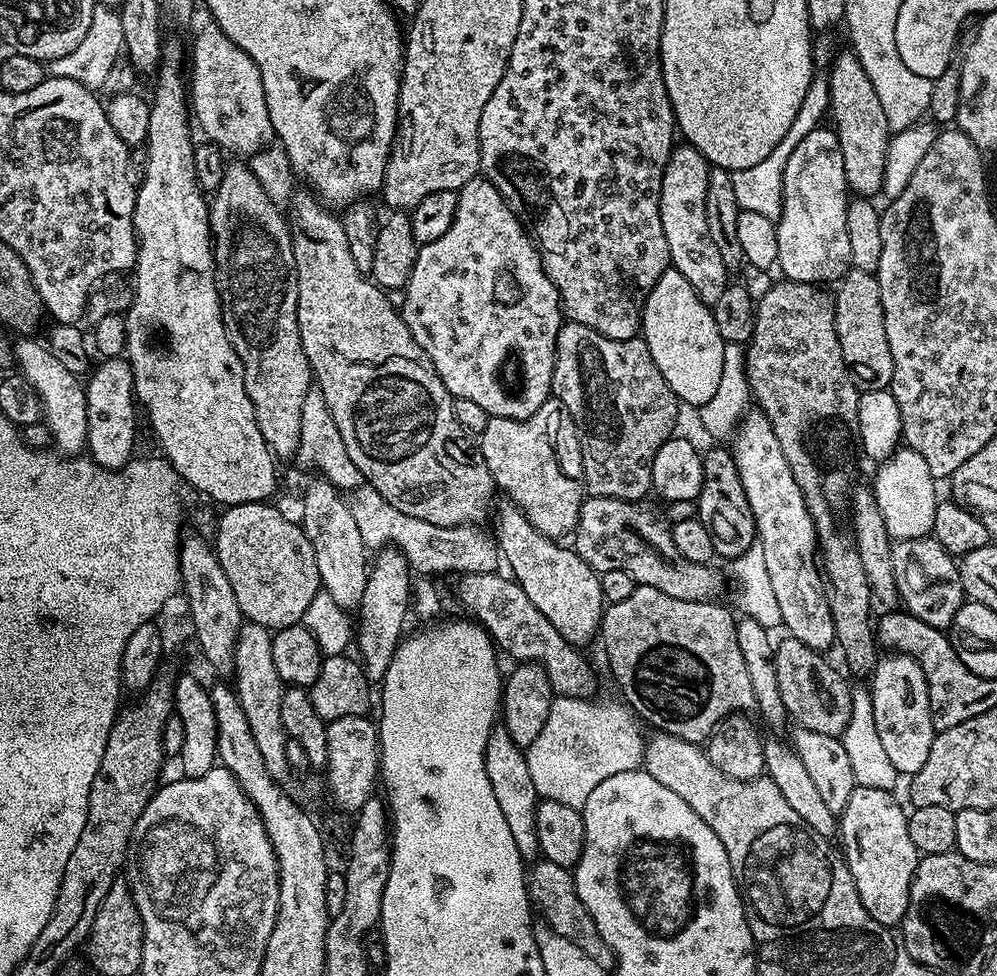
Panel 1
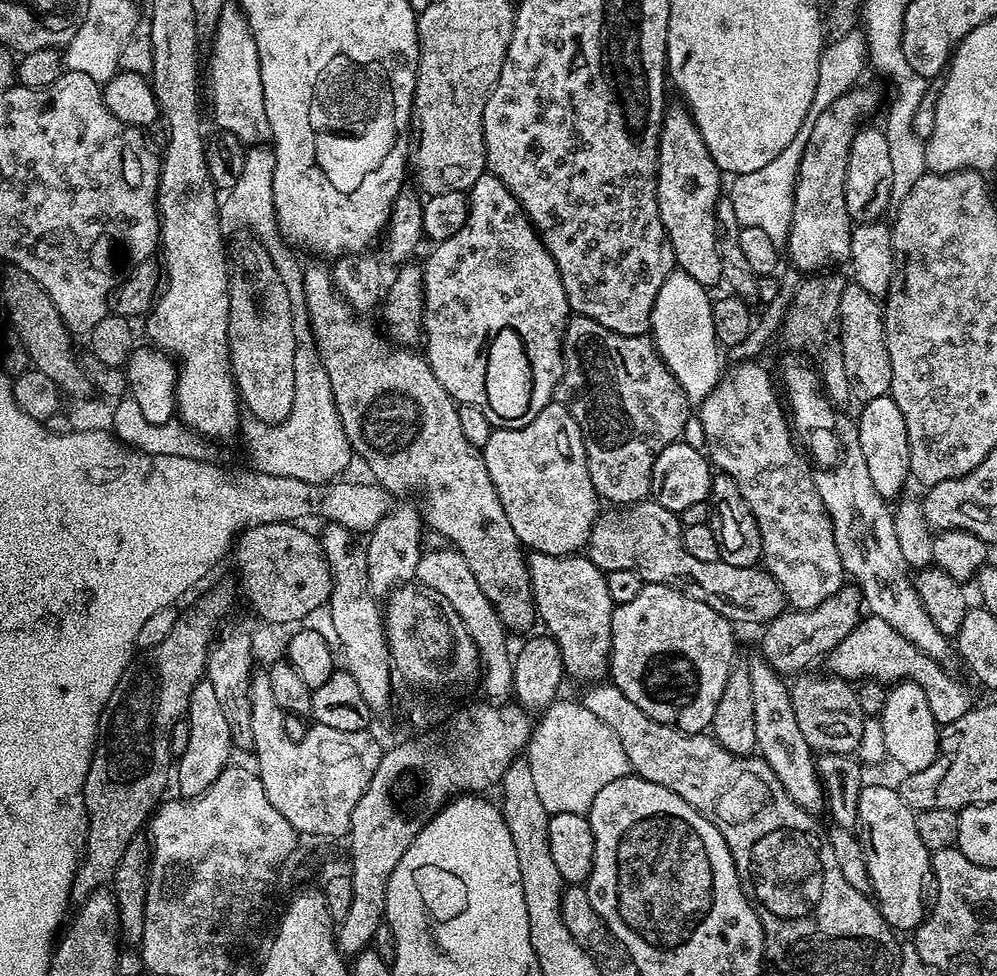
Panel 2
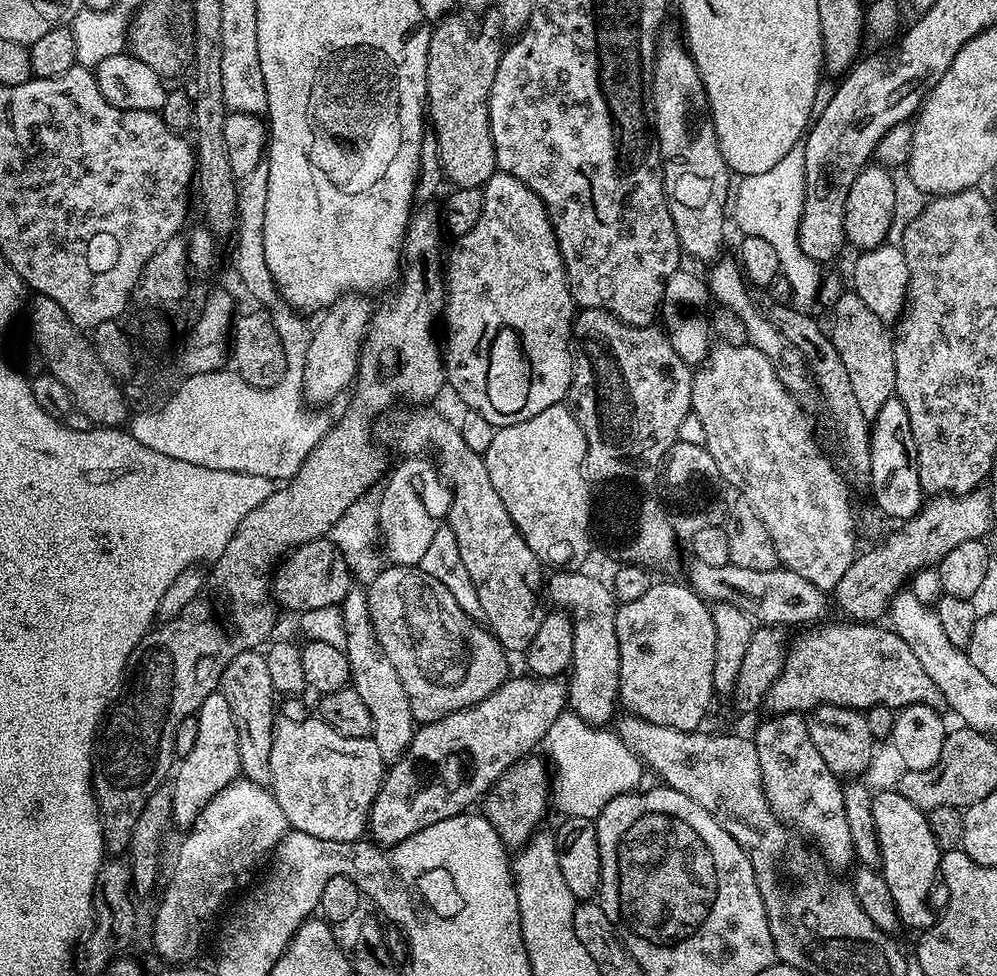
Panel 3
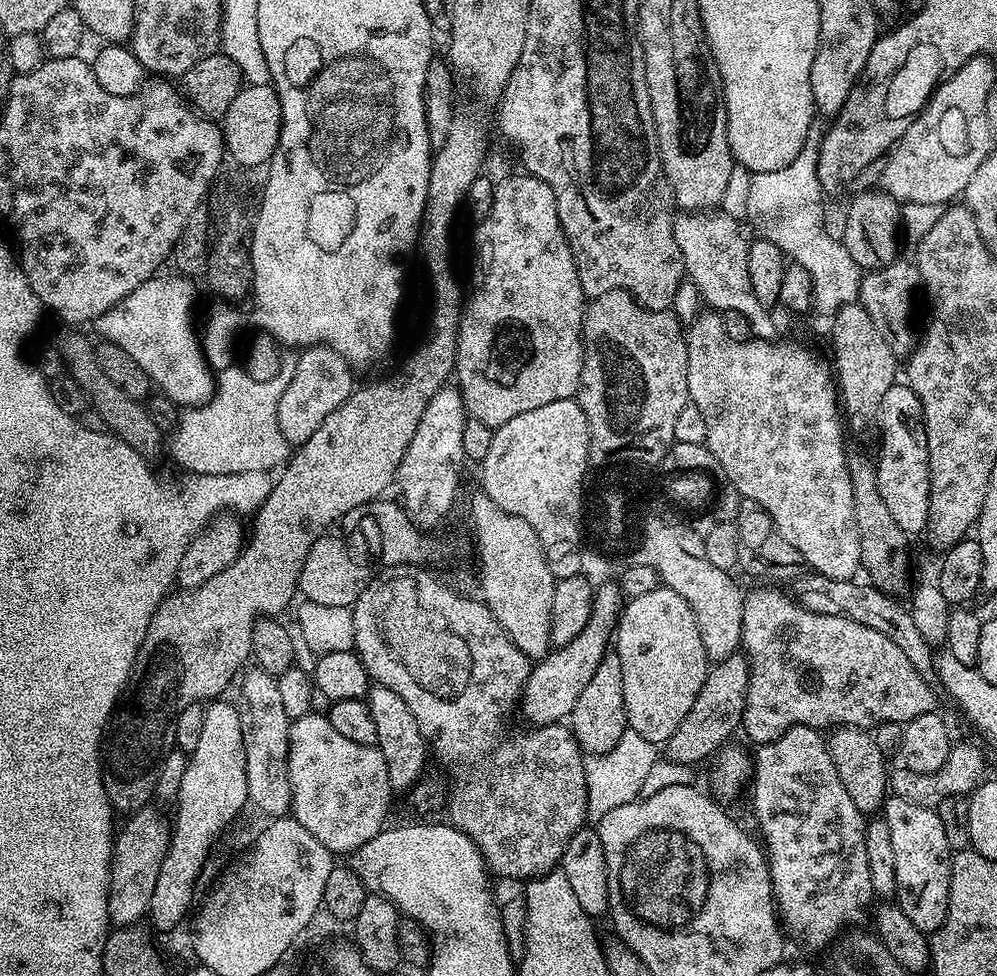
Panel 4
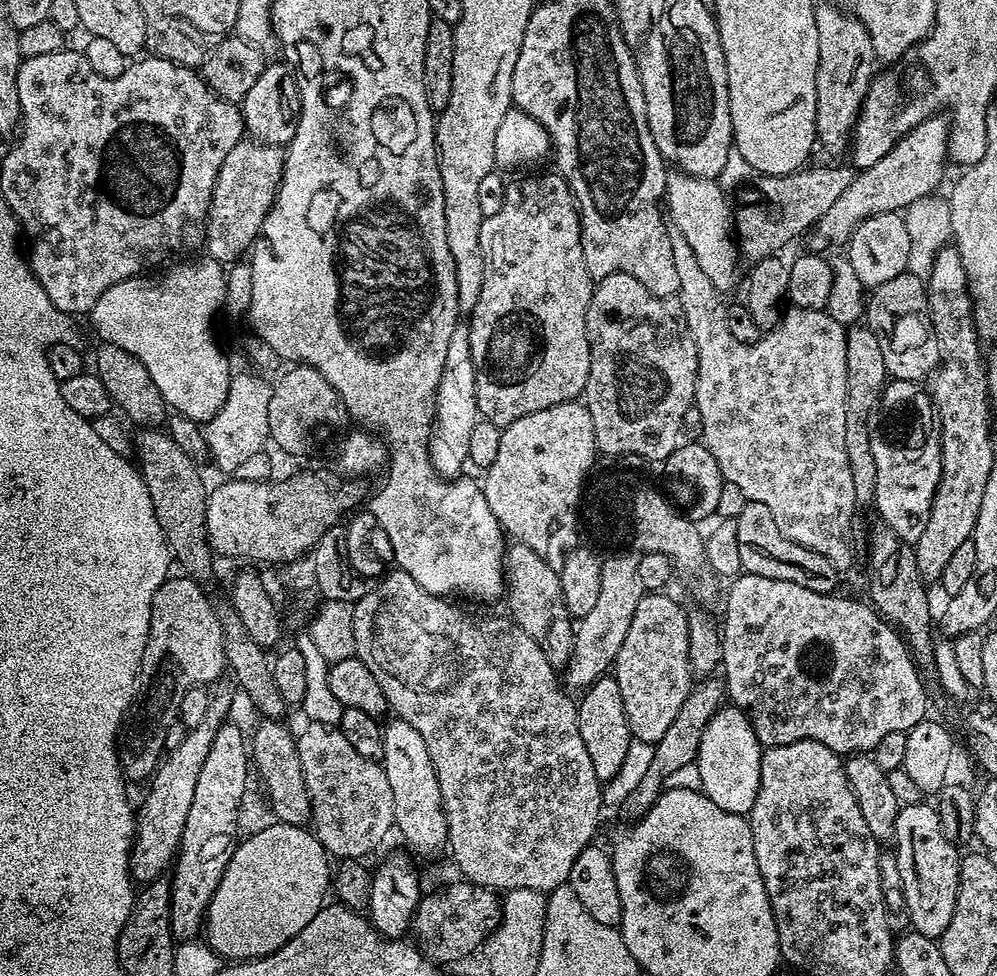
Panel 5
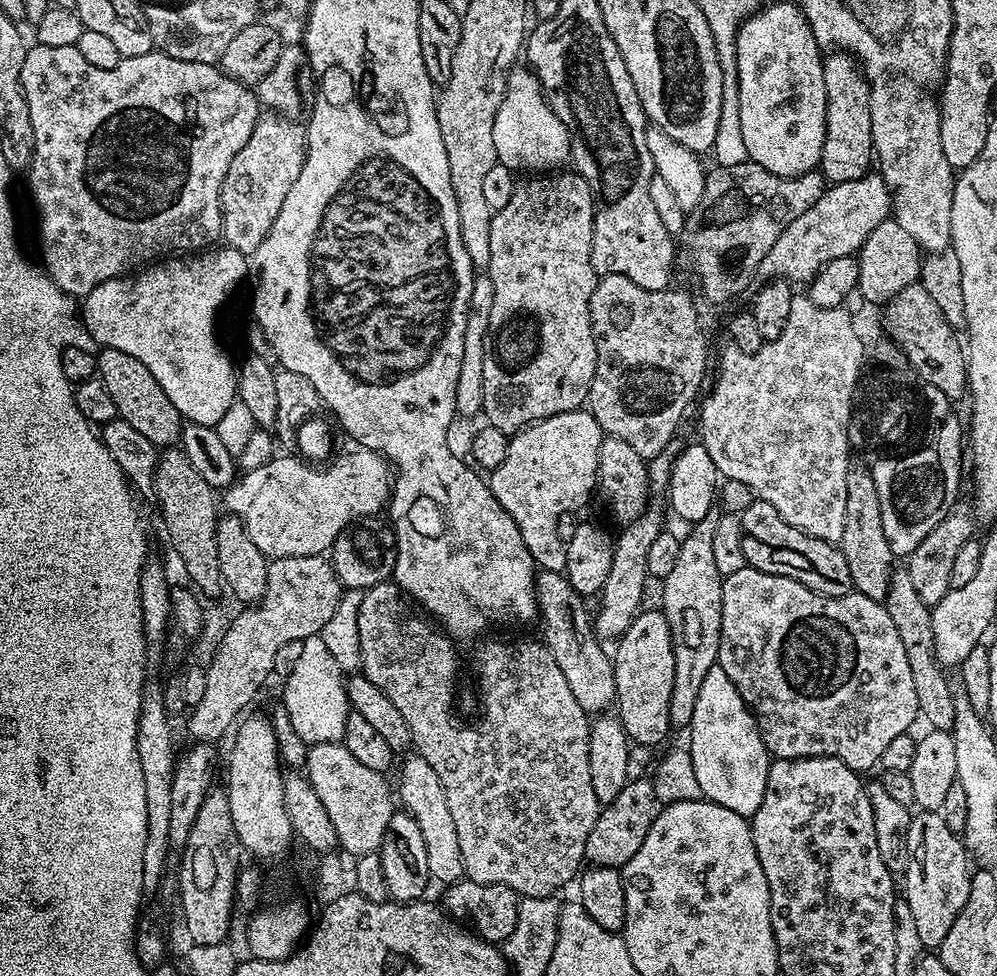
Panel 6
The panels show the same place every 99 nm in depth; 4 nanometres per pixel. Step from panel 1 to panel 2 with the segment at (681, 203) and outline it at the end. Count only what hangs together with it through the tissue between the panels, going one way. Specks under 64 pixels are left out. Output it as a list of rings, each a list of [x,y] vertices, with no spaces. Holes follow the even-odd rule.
[[[679,106],[680,108],[665,107],[664,120],[660,124],[660,153],[658,154],[658,170],[656,171],[656,201],[658,202],[658,214],[662,218],[662,226],[666,230],[666,234],[672,243],[672,249],[676,255],[676,268],[681,272],[690,274],[690,278],[694,278],[694,282],[698,282],[703,288],[709,290],[715,289],[717,283],[721,283],[722,263],[719,262],[719,238],[716,231],[716,204],[719,203],[722,197],[722,188],[720,191],[720,179],[722,173],[720,167],[714,162],[714,158],[710,158],[710,150],[706,150],[706,142],[702,142],[702,134],[698,130],[698,126],[694,122],[691,112],[687,107]]]

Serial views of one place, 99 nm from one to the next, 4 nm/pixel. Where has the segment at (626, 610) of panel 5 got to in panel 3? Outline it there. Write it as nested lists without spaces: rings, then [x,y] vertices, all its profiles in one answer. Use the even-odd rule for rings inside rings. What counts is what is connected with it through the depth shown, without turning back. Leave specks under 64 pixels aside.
[[[523,674],[524,676],[513,675],[504,681],[502,686],[498,686],[498,690],[494,690],[486,698],[482,698],[478,703],[472,704],[469,708],[460,708],[454,714],[446,714],[446,718],[435,720],[429,724],[421,724],[416,729],[414,738],[410,742],[408,749],[395,761],[384,773],[384,785],[378,790],[378,794],[372,803],[372,809],[368,815],[367,831],[372,832],[371,839],[380,846],[391,846],[402,842],[406,838],[410,838],[414,834],[418,834],[418,830],[426,830],[426,826],[434,826],[434,822],[446,822],[446,818],[454,818],[455,816],[463,816],[469,811],[468,808],[472,803],[479,801],[488,795],[492,790],[493,784],[503,776],[508,768],[513,768],[518,761],[525,759],[537,751],[543,745],[546,734],[550,730],[550,726],[554,726],[554,722],[561,716],[568,702],[568,689],[565,681],[560,678],[537,678],[531,674]]]

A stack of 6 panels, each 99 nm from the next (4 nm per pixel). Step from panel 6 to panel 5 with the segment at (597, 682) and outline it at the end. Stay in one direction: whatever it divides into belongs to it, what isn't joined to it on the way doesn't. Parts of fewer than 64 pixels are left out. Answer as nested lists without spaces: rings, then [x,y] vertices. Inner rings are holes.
[[[519,542],[507,545],[504,553],[504,583],[506,585],[506,601],[511,619],[530,638],[546,642],[553,653],[567,654],[572,651],[574,620],[568,615],[566,602],[562,598],[562,582],[559,571],[547,564],[543,556],[534,554],[530,546]]]

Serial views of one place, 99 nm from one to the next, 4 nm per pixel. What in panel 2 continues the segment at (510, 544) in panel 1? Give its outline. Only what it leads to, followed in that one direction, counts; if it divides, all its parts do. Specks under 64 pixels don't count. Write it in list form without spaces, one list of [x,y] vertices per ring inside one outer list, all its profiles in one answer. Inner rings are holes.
[[[529,551],[528,573],[532,583],[532,593],[536,603],[536,614],[539,623],[545,624],[547,635],[558,642],[558,650],[562,650],[565,677],[584,682],[600,682],[609,675],[610,657],[612,655],[612,610],[613,602],[607,590],[607,578],[587,555],[555,556]]]

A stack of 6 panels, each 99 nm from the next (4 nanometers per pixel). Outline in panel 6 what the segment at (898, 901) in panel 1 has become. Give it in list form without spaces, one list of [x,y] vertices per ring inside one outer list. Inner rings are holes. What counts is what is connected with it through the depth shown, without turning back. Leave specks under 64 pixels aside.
[[[920,810],[915,813],[910,822],[910,830],[906,834],[906,850],[908,851],[908,868],[902,874],[902,898],[910,906],[910,915],[914,917],[916,929],[922,937],[925,949],[939,949],[942,938],[946,938],[950,926],[954,926],[954,918],[966,906],[966,898],[970,898],[970,878],[973,869],[968,868],[970,853],[964,846],[963,839],[942,822],[939,811]]]

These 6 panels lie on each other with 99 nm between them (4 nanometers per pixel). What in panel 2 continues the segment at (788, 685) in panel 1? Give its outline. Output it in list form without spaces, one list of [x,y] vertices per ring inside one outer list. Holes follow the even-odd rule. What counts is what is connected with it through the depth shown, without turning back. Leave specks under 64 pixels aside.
[[[811,672],[797,675],[790,684],[794,719],[802,730],[802,738],[806,738],[806,742],[816,754],[855,753],[862,742],[862,730],[866,719],[862,706],[858,706],[856,688],[840,676],[819,676],[818,673]]]

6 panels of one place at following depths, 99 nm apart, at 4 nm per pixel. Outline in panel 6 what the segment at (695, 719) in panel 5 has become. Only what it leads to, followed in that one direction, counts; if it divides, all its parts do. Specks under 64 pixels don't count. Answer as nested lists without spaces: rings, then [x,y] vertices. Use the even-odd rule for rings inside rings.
[[[629,779],[628,784],[622,786],[618,798],[601,807],[594,830],[590,830],[590,838],[586,838],[585,861],[598,868],[623,869],[624,864],[638,854],[638,846],[642,846],[642,838],[646,838],[657,811],[658,801],[651,779]]]

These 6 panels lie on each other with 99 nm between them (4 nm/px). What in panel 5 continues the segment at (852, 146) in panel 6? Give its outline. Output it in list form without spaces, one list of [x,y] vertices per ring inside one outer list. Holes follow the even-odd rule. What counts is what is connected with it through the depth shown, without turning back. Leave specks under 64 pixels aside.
[[[820,4],[816,9],[818,22],[818,66],[816,67],[816,139],[819,147],[830,155],[847,153],[852,128],[860,113],[862,102],[878,71],[874,42],[859,18],[832,4]]]

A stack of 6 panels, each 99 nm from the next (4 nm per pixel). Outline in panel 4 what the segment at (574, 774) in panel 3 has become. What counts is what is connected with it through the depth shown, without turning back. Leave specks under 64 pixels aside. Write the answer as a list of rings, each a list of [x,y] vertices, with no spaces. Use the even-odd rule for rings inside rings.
[[[631,730],[624,732],[622,738],[618,738],[618,746],[614,746],[614,750],[601,756],[589,755],[584,762],[588,820],[598,822],[606,814],[610,814],[610,810],[618,810],[618,806],[626,806],[630,801],[637,799],[642,790],[642,782],[657,758],[657,745]]]

